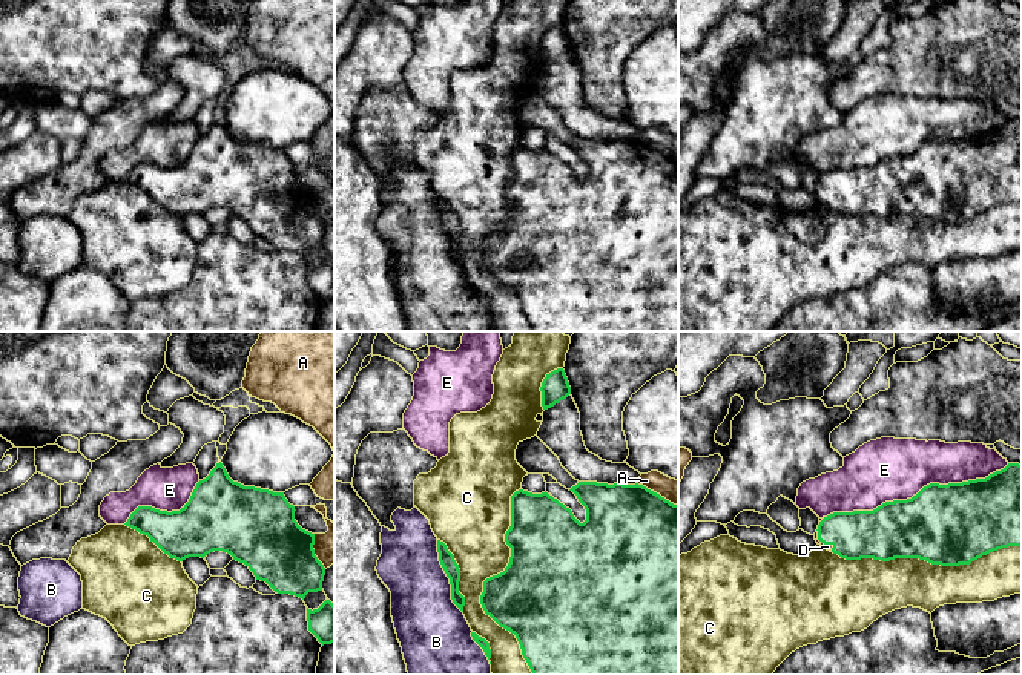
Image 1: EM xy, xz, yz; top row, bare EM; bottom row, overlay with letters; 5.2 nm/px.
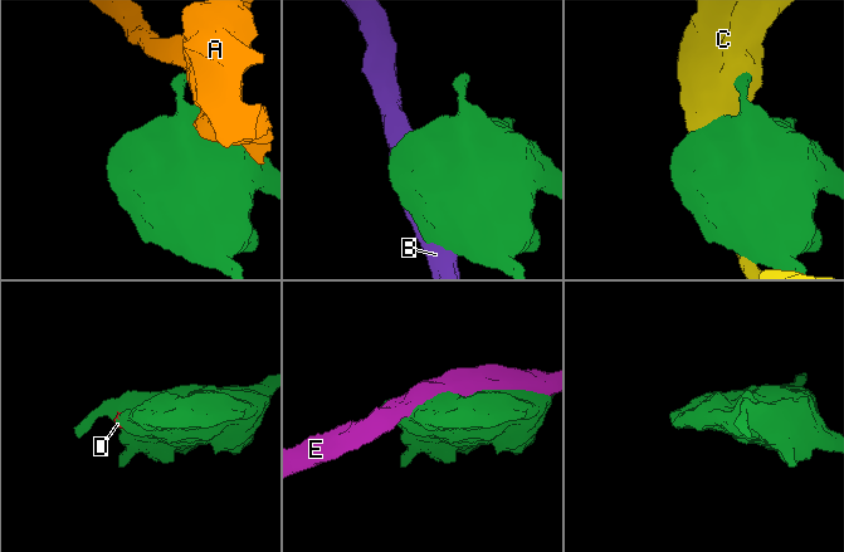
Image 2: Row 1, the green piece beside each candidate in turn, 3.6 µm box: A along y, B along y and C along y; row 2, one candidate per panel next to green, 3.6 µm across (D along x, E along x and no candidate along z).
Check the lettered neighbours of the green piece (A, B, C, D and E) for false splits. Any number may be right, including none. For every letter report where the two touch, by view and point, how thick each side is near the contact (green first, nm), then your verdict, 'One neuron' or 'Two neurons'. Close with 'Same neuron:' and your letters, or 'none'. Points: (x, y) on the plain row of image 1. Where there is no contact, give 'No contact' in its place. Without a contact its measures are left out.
A: Touches green at xz (656, 149). Thickness 500 nm (green) against 130 nm. Two neurons
B: Touches green at xz (447, 232). Thickness 80 nm (green) against 320 nm. Two neurons
C: Touches green at xz (485, 237). Thickness 400 nm (green) against 320 nm. Two neurons
D: Touches green at yz (823, 198). Thickness 260 nm (green) against 30 nm. One neuron
E: Touches green at yz (918, 149). Thickness 420 nm (green) against 340 nm. Two neurons
Same neuron: D

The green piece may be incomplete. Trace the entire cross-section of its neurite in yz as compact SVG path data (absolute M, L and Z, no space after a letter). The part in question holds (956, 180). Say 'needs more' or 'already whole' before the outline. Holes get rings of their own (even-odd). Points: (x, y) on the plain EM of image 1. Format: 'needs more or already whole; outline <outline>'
needs more; outline M1008 120L985 135L930 140L912 155L873 167L833 169L819 175L815 196L846 216L919 215L941 222L970 221L993 207L1022 202L1022 121Z

